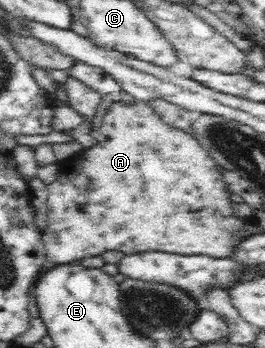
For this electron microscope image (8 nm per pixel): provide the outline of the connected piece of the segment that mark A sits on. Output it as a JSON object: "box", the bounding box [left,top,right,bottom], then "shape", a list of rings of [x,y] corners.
{"box":[29,101,249,320],"shape":[[[118,101],[111,104],[108,112],[103,114],[101,118],[101,126],[97,131],[91,132],[93,138],[97,139],[97,144],[88,149],[84,149],[76,156],[59,163],[59,174],[55,181],[46,186],[47,190],[47,226],[43,230],[42,241],[47,251],[47,262],[43,265],[39,274],[35,277],[34,284],[30,285],[29,294],[29,315],[31,320],[40,317],[34,290],[37,280],[43,276],[44,272],[54,267],[56,264],[71,263],[77,259],[85,257],[94,257],[103,251],[116,250],[124,254],[133,254],[136,252],[161,251],[182,255],[204,254],[205,256],[229,256],[231,248],[229,248],[229,240],[232,240],[233,234],[237,228],[241,228],[245,223],[249,223],[249,218],[239,218],[233,213],[231,202],[236,199],[231,194],[223,182],[221,175],[218,173],[219,166],[215,161],[210,160],[207,151],[203,149],[194,136],[185,133],[181,128],[172,128],[153,110],[148,101]]]}

